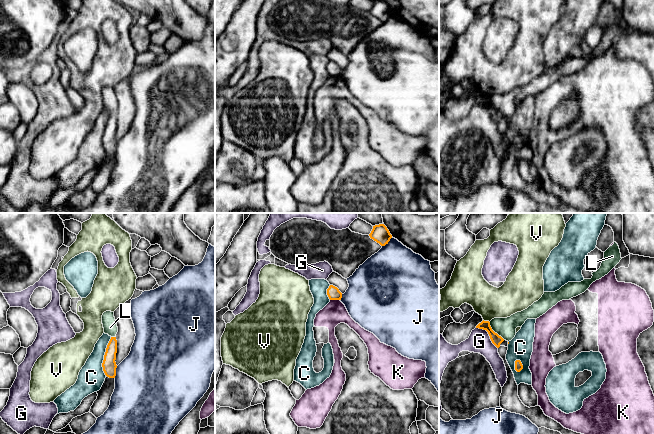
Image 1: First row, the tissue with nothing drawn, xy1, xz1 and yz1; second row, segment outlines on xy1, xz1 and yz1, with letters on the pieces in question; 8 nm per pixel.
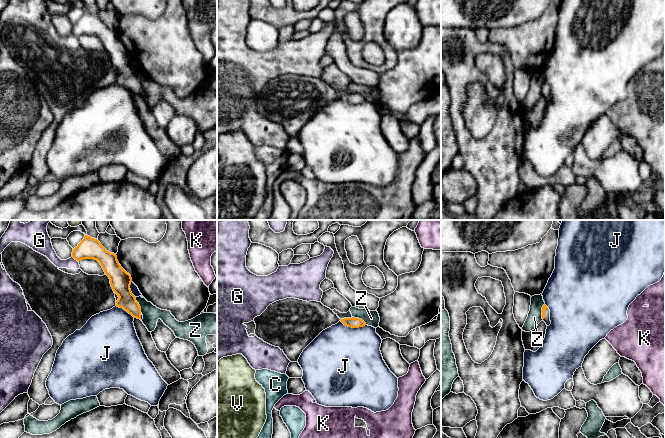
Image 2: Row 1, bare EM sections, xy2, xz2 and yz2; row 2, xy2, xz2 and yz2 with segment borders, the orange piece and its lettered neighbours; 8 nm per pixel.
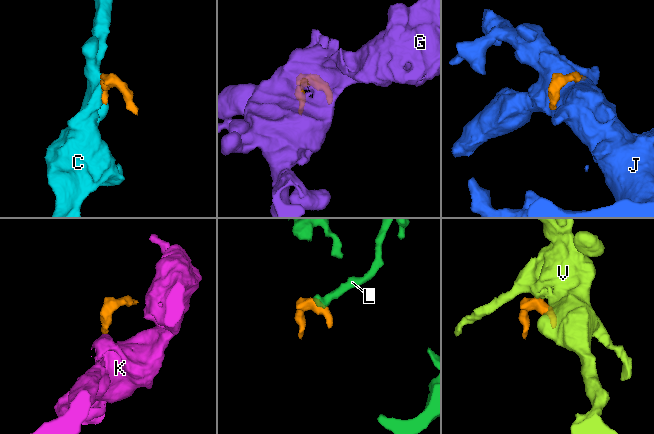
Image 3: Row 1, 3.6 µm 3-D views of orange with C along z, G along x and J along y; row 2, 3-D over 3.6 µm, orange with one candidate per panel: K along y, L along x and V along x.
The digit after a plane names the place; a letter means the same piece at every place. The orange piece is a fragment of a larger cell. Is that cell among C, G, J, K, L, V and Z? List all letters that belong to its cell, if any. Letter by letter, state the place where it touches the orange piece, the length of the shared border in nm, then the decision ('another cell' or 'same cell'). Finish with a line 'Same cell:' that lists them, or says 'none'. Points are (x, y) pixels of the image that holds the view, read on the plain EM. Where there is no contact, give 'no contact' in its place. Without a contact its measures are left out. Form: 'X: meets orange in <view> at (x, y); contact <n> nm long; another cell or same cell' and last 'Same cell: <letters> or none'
C: meets orange in xy1 at (104, 132); contact 320 nm long; another cell
G: meets orange in yz1 at (489, 111); contact 240 nm long; another cell
J: meets orange in xz2 at (353, 103); contact 220 nm long; another cell
K: meets orange in xz1 at (335, 75); contact 80 nm long; another cell
L: meets orange in yz1 at (494, 108); contact 190 nm long; another cell
V: meets orange in yz1 at (486, 97); contact 60 nm long; another cell
Z: meets orange in xy2 at (139, 81); contact 140 nm long; another cell
Same cell: none

